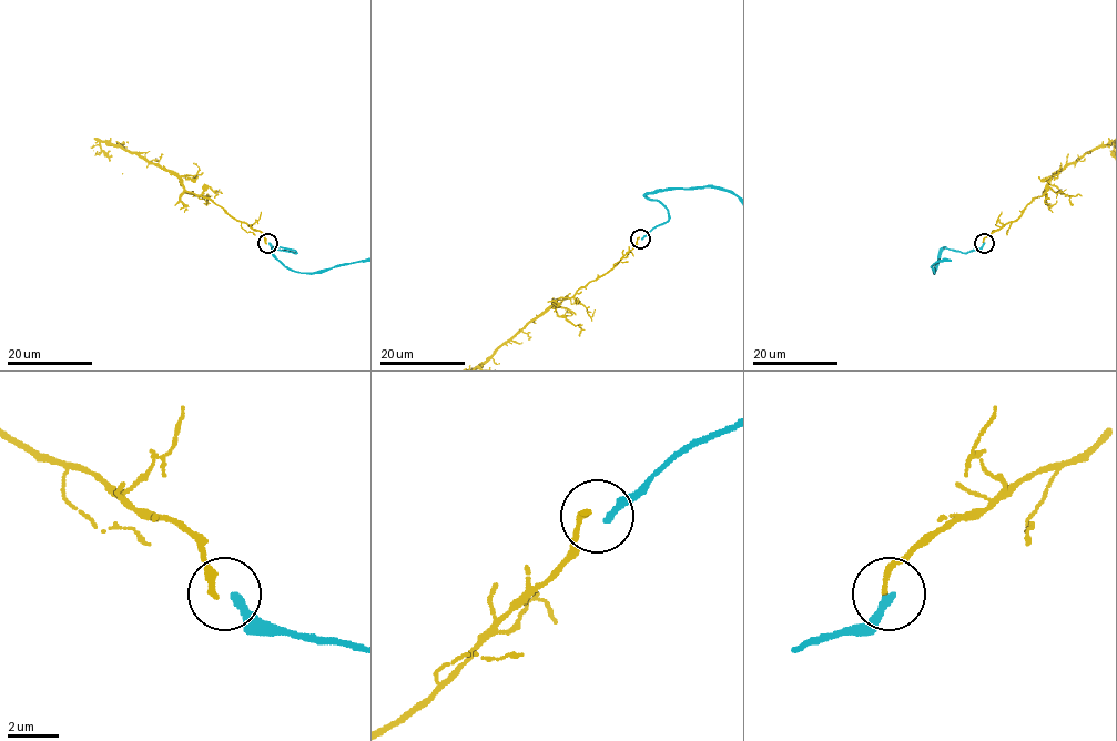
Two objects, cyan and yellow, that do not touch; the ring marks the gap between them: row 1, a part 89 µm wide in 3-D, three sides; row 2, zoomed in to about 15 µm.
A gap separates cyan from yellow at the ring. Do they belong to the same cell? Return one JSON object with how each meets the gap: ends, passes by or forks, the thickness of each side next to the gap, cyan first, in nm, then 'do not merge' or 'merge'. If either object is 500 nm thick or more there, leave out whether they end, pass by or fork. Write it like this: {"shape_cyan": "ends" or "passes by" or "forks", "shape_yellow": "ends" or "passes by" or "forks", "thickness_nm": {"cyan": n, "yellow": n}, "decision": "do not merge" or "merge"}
{"shape_cyan": "ends", "shape_yellow": "ends", "thickness_nm": {"cyan": 280, "yellow": 240}, "decision": "do not merge"}

